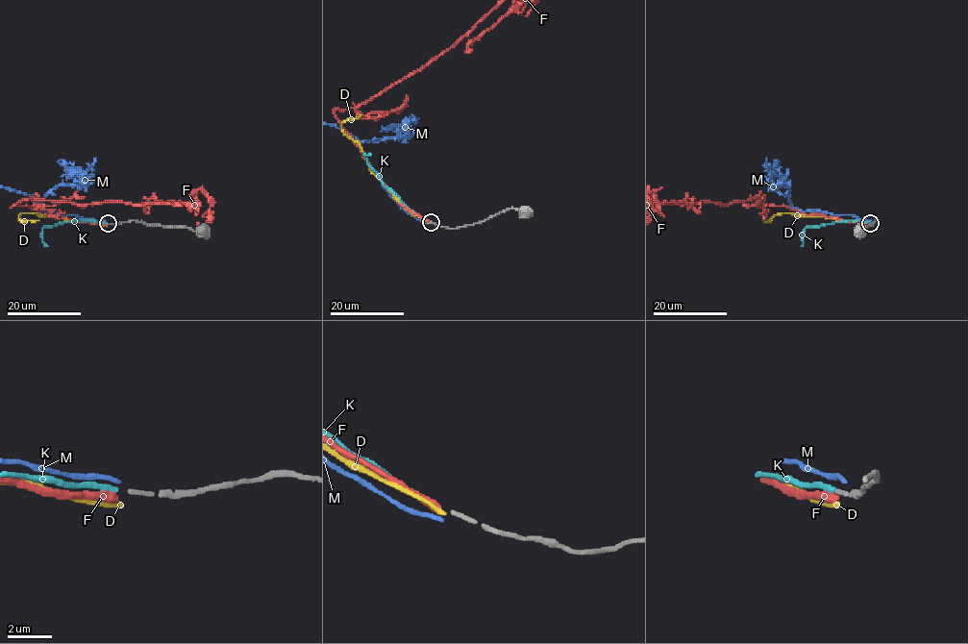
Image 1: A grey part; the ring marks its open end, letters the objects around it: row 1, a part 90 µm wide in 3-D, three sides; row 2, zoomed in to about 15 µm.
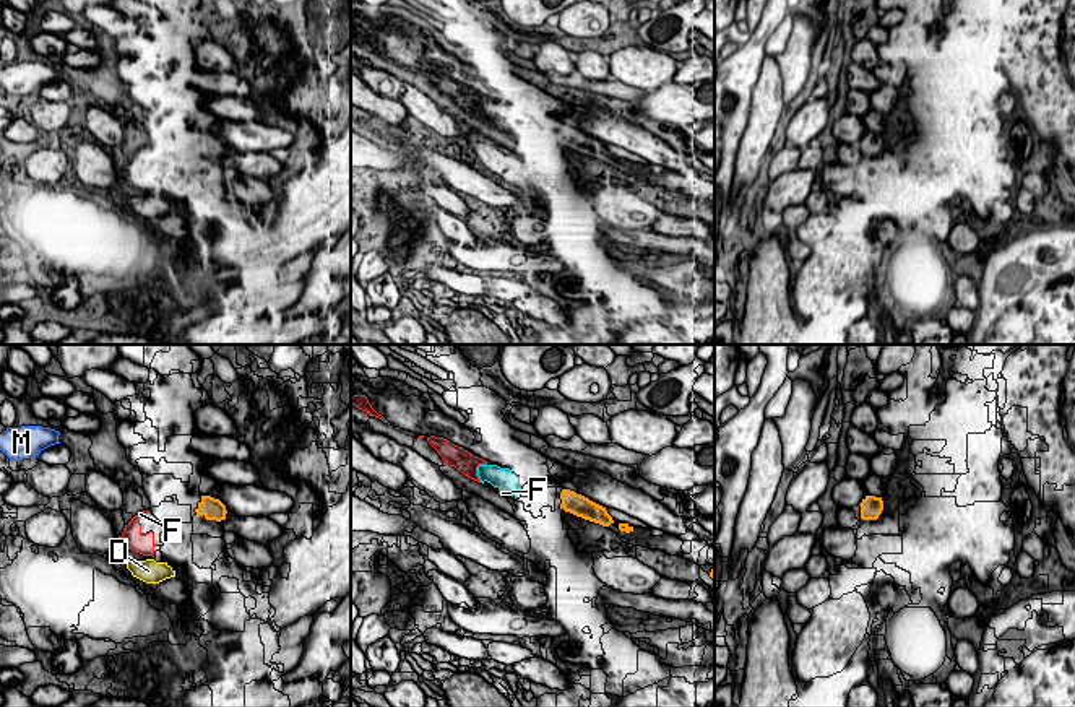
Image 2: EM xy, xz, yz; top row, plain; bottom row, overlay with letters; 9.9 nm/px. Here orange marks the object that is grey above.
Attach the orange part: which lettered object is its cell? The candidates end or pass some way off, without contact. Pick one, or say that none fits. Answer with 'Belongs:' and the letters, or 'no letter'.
Belongs: K

